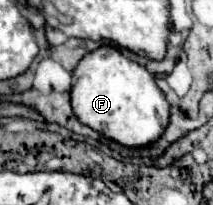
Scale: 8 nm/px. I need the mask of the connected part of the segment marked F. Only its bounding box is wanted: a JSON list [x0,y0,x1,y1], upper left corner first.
[71,46,169,148]

